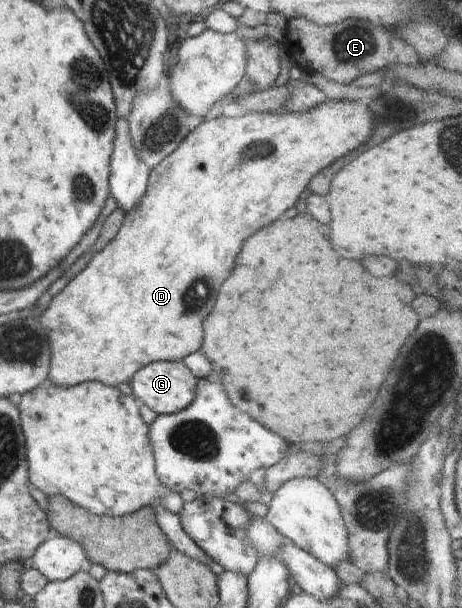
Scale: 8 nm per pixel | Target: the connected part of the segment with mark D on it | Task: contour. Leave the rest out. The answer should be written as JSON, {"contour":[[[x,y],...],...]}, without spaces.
{"contour":[[[329,98],[322,104],[304,112],[290,112],[283,109],[270,113],[246,112],[237,117],[221,115],[212,120],[202,120],[190,134],[184,137],[174,152],[171,152],[160,164],[151,169],[142,202],[135,209],[126,213],[116,236],[90,259],[86,268],[74,276],[59,294],[52,297],[46,311],[41,314],[41,317],[38,317],[48,333],[52,350],[52,366],[50,366],[48,382],[56,382],[60,386],[67,387],[87,381],[102,381],[108,386],[118,387],[118,384],[122,384],[122,382],[130,384],[134,373],[151,362],[182,361],[184,356],[197,350],[200,351],[203,343],[204,319],[208,316],[208,312],[212,312],[220,284],[232,274],[232,266],[242,248],[242,242],[250,234],[254,234],[260,228],[264,228],[266,224],[274,222],[286,209],[294,207],[302,191],[306,190],[310,182],[315,181],[315,174],[319,174],[323,168],[334,161],[344,159],[350,155],[350,152],[358,152],[358,148],[362,148],[372,138],[372,134],[375,132],[375,122],[375,114],[368,104],[348,100],[336,101]]]}

